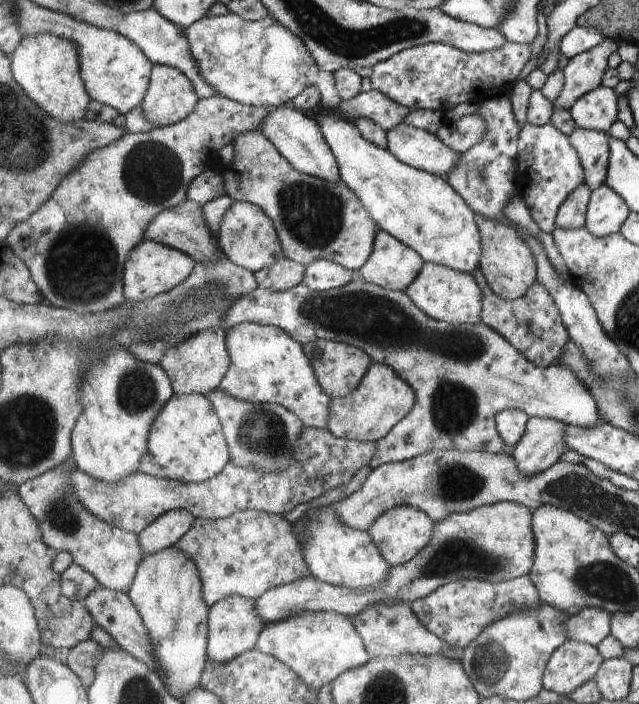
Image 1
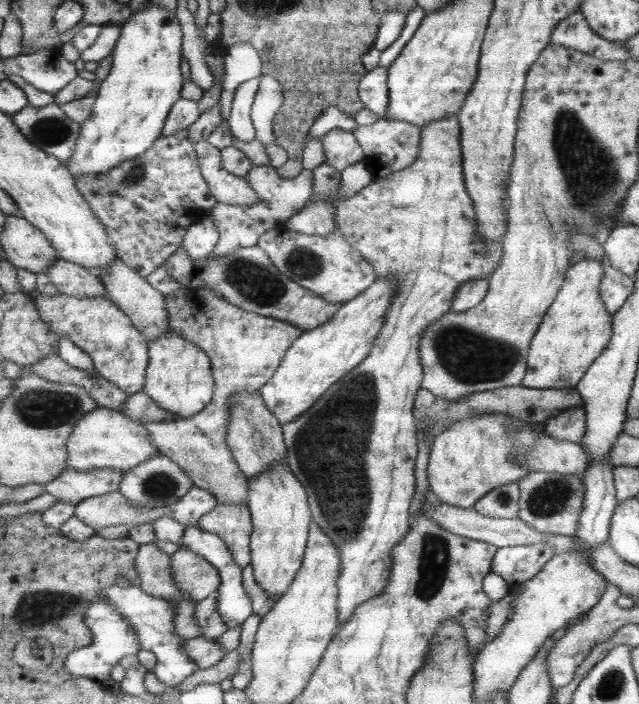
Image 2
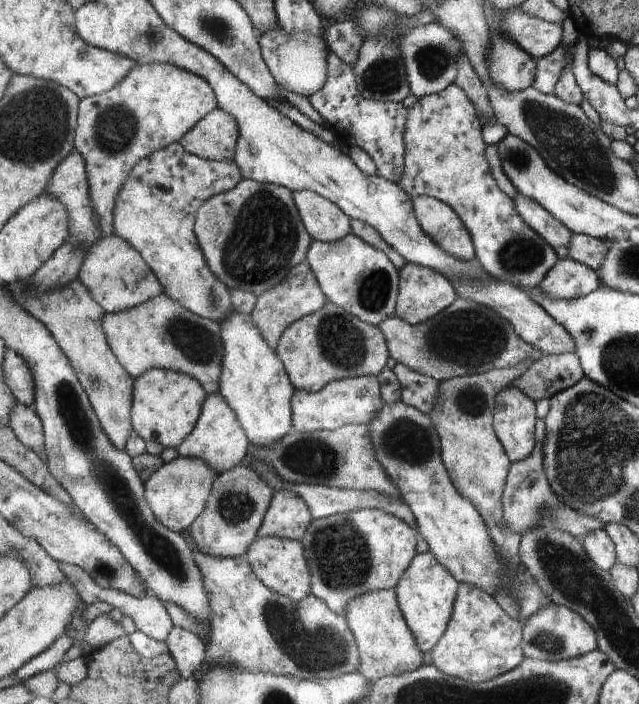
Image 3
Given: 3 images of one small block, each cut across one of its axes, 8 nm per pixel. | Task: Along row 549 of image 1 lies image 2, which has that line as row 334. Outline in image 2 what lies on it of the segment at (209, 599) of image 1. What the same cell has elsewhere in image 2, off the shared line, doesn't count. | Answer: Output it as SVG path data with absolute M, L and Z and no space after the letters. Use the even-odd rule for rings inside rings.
M205 287L183 288L169 294L167 308L172 330L211 358L216 390L211 403L195 416L143 425L149 429L159 454L177 462L194 485L213 492L219 504L245 504L248 507L250 478L241 470L227 440L231 402L237 392L261 392L304 331L291 322L239 308Z

